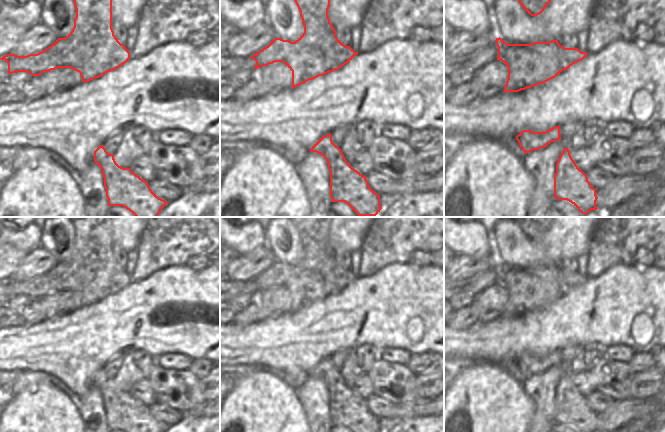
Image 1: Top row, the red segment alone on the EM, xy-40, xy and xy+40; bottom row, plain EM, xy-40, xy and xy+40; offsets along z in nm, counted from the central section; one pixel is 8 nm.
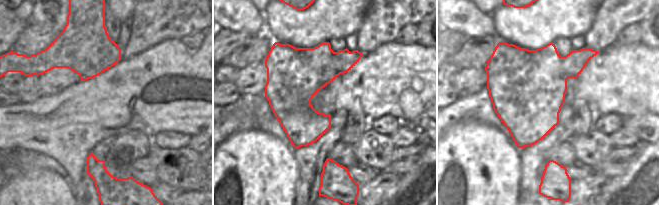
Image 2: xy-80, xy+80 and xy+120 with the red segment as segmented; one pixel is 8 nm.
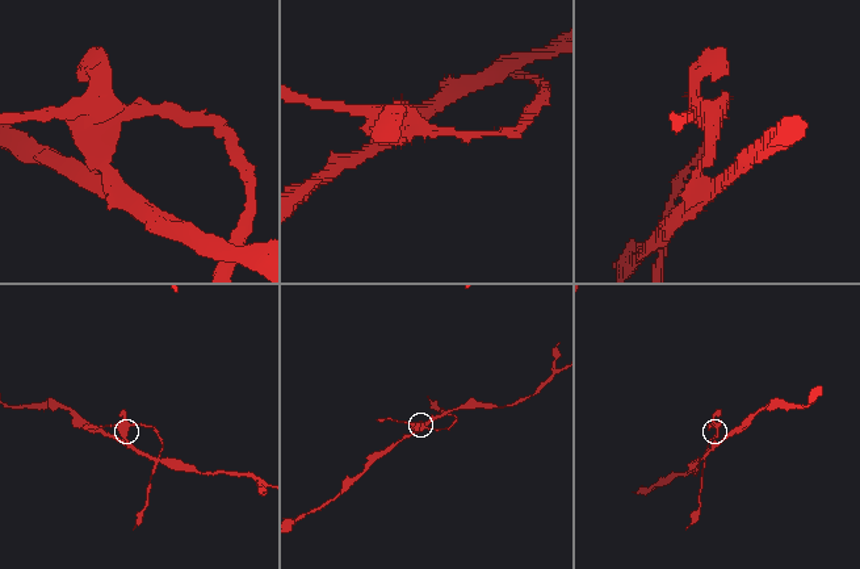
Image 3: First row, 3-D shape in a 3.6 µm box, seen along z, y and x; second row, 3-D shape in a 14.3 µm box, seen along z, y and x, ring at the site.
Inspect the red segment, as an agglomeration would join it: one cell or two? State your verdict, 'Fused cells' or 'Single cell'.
Fused cells

